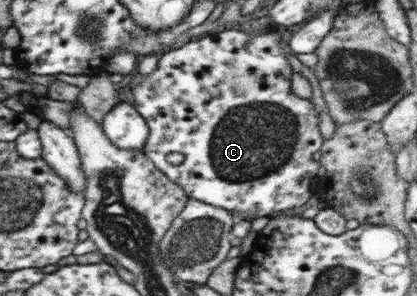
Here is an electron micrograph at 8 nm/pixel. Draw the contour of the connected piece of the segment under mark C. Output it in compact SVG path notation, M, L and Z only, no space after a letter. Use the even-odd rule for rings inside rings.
M226 29L222 32L208 35L201 39L187 39L179 46L166 50L160 54L156 69L149 75L140 73L133 75L129 83L134 107L144 118L148 126L148 139L142 147L145 156L160 170L170 181L180 186L189 196L200 202L223 208L224 210L236 210L244 212L247 219L253 221L255 218L269 216L284 212L297 206L302 206L313 194L310 191L310 181L317 176L320 163L312 159L312 154L322 148L323 138L319 130L319 117L314 104L293 94L291 89L291 78L293 75L290 62L286 59L282 49L282 36L275 29L269 29L262 34L249 34L244 31ZM171 152L180 152L184 156L179 166L170 165L166 158Z

